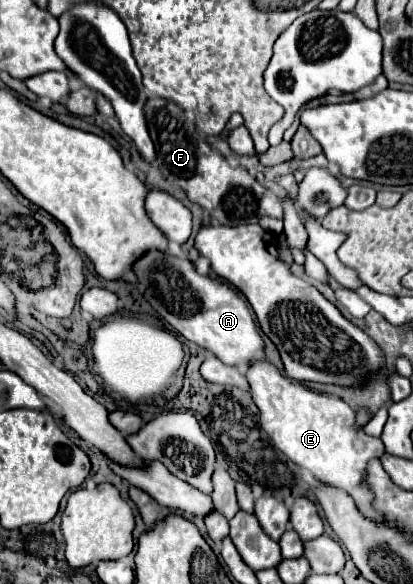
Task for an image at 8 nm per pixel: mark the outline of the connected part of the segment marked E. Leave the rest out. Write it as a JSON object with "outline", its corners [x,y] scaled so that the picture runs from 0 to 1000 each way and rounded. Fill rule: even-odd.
{"outline":[[[617,620],[598,634],[603,671],[627,699],[627,726],[700,788],[748,805],[777,829],[826,836],[855,849],[864,870],[893,890],[923,890],[923,877],[903,877],[903,842],[884,829],[884,801],[893,788],[923,784],[932,764],[918,750],[898,750],[860,723],[860,705],[821,682],[768,675],[685,644],[656,620]]]}

